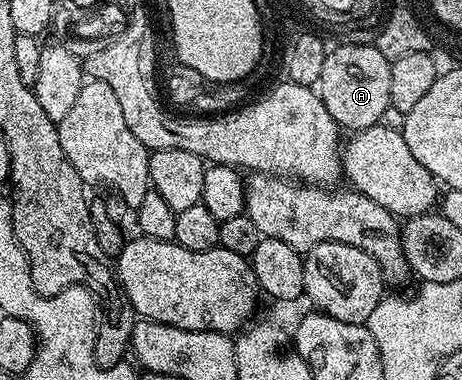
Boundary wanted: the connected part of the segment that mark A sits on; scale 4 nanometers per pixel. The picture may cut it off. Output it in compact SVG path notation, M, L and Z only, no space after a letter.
M346 42L339 48L331 47L324 58L324 66L320 69L320 78L316 85L318 97L324 102L328 114L332 114L334 121L338 123L339 129L361 130L371 128L373 124L383 119L382 115L390 108L390 91L388 86L392 83L390 73L391 61L386 60L380 50L373 43L358 44Z

